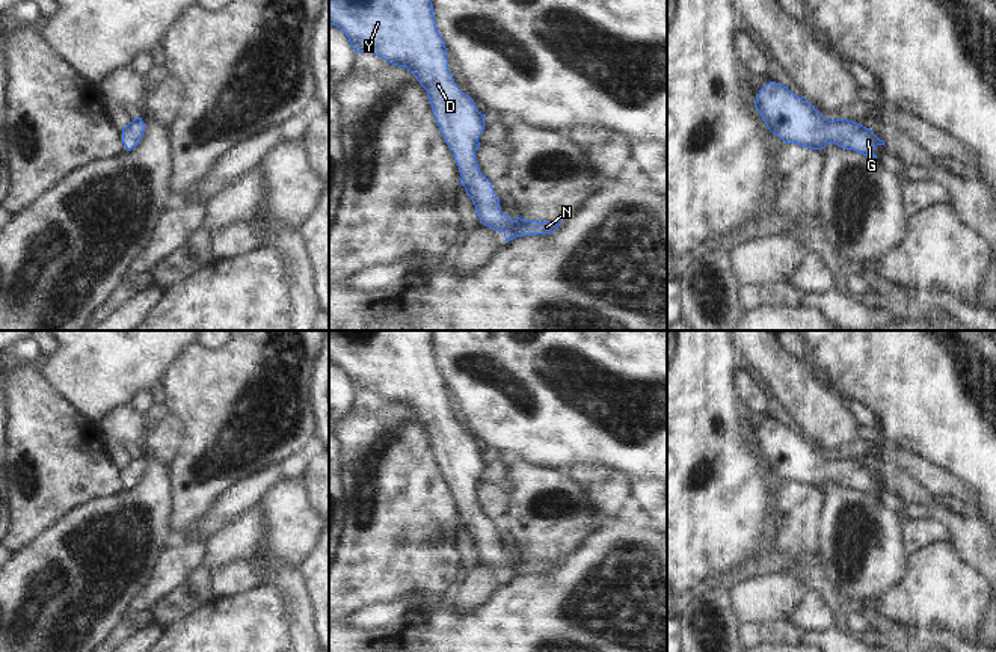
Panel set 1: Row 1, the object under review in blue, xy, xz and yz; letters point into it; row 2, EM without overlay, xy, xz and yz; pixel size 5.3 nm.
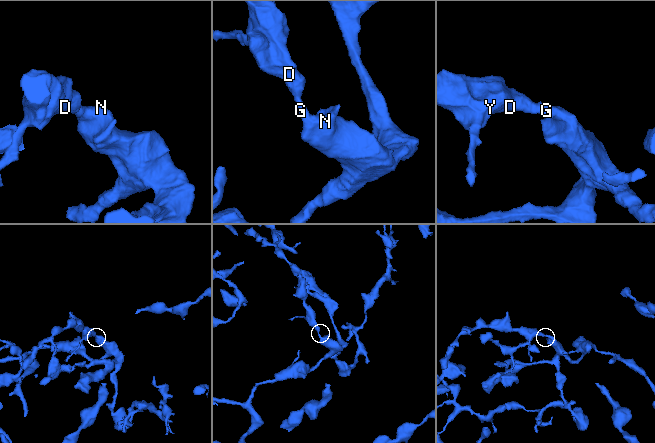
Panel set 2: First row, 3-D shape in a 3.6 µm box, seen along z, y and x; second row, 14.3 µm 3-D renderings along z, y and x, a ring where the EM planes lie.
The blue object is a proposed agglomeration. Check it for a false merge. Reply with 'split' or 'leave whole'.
leave whole

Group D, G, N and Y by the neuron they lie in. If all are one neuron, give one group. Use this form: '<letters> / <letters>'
D G N Y

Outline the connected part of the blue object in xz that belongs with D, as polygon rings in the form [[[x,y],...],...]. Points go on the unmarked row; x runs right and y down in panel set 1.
[[[329,331],[329,361],[346,371],[355,391],[373,391],[392,403],[407,406],[427,429],[438,465],[454,491],[460,507],[460,522],[471,534],[480,560],[495,569],[503,569],[506,580],[522,574],[551,572],[561,560],[512,558],[501,549],[500,536],[492,521],[480,510],[475,489],[484,468],[484,456],[471,435],[465,433],[448,409],[447,386],[436,368],[432,331]]]

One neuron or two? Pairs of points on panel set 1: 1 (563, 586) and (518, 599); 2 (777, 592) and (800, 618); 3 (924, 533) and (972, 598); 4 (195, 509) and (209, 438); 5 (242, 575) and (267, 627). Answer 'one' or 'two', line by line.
1: one
2: two
3: two
4: one
5: two

